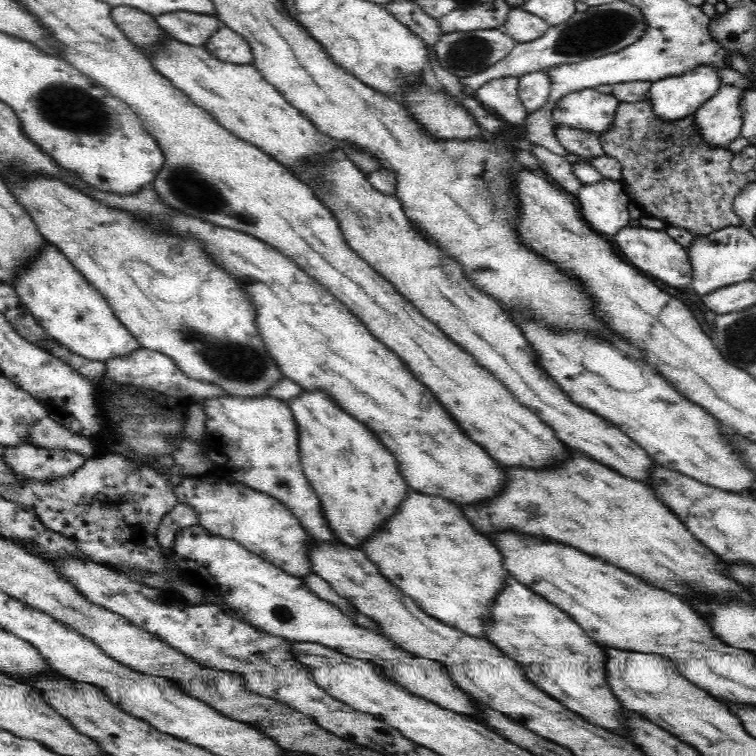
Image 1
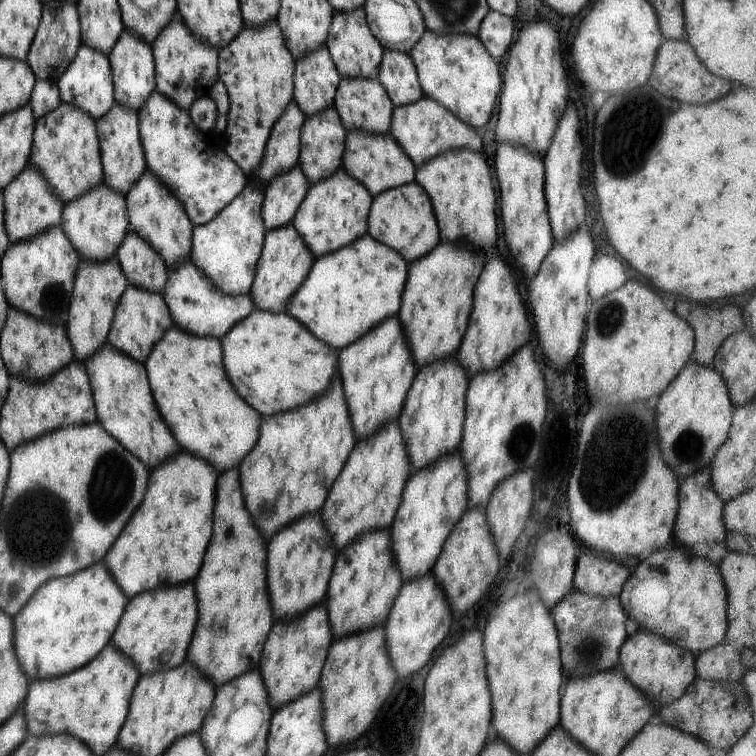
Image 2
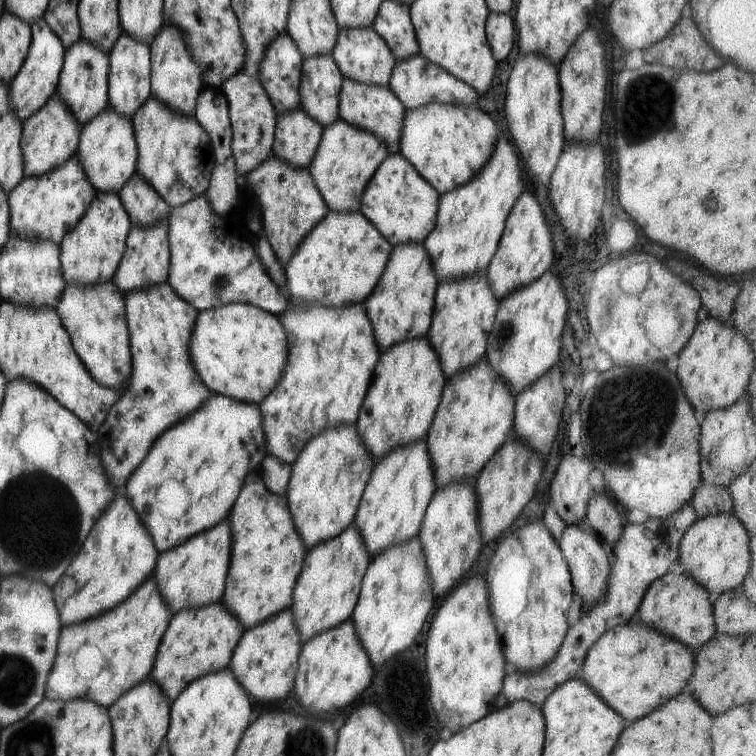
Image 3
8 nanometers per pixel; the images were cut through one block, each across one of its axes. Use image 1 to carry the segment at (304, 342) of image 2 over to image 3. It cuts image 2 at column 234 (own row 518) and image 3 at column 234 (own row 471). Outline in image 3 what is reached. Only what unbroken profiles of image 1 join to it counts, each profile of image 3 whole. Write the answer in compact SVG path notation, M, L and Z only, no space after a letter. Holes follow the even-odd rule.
M249 304L199 310L189 338L189 360L207 390L243 402L261 402L283 368L285 332L273 314Z

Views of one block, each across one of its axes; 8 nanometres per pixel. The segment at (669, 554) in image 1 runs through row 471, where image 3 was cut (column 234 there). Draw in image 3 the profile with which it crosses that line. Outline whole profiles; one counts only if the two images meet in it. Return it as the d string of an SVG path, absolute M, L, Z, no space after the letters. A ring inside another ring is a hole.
M258 469L253 470L253 474L247 474L241 492L229 512L233 548L225 592L221 596L225 608L233 612L245 628L259 624L269 614L279 612L291 604L291 592L305 556L303 542L293 530L285 496L271 494L263 486L259 474Z

